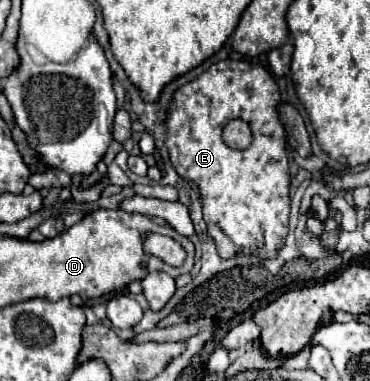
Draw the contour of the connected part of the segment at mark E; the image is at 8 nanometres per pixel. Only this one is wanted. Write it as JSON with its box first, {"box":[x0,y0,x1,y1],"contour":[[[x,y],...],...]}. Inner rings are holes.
{"box":[166,59,290,257],"contour":[[[226,59],[212,65],[196,81],[178,89],[172,99],[168,119],[168,139],[166,139],[170,161],[182,179],[194,181],[198,185],[204,207],[204,219],[208,223],[208,235],[212,235],[218,253],[222,257],[238,255],[244,249],[260,249],[258,251],[260,257],[274,257],[278,247],[282,247],[284,237],[288,235],[290,175],[284,145],[284,129],[276,113],[278,103],[280,103],[280,91],[272,75],[262,65],[254,65],[246,59],[240,61]],[[230,119],[244,119],[250,123],[254,131],[254,141],[246,151],[230,149],[222,141],[222,127]]]}

